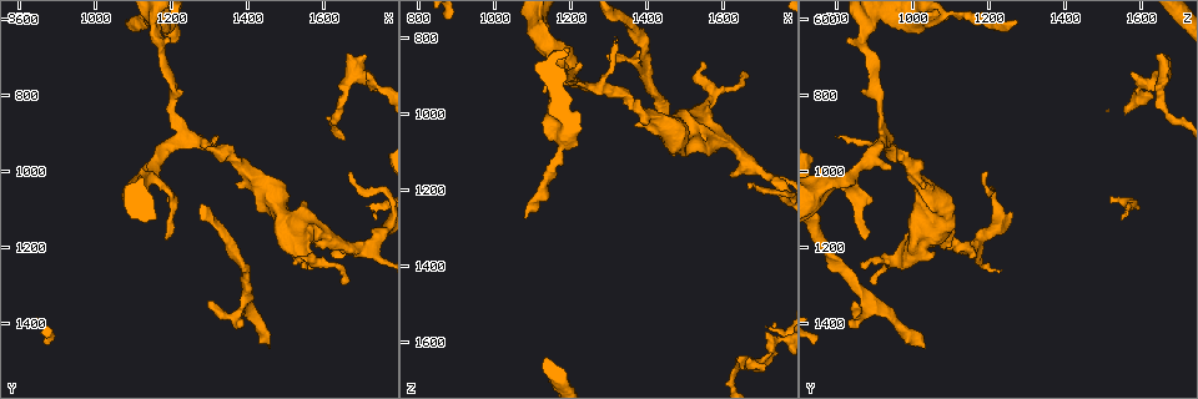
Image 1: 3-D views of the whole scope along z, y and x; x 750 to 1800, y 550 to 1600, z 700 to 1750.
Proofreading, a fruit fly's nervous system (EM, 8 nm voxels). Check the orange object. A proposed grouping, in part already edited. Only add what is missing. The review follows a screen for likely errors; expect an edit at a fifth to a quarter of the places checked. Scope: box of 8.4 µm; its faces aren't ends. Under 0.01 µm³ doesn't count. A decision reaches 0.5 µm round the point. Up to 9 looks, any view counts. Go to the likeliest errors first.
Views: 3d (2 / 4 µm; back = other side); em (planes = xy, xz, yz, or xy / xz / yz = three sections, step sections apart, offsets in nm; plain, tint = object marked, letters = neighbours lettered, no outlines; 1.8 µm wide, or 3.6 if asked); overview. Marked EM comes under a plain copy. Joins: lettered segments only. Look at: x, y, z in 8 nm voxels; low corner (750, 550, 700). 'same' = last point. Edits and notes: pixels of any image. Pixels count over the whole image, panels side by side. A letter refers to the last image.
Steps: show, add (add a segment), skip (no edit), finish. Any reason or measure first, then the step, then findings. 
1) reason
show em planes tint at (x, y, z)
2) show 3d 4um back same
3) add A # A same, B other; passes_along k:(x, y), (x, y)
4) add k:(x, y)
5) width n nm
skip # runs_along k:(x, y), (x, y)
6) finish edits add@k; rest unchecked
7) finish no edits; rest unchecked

free end
show 3d 2um at (1465, 1470, 1035)

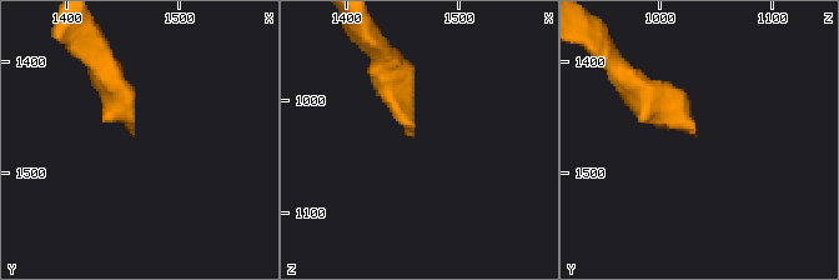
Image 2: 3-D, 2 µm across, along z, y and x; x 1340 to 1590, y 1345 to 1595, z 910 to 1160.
show em xy step 16 tint at (1460, 1466, 1026)

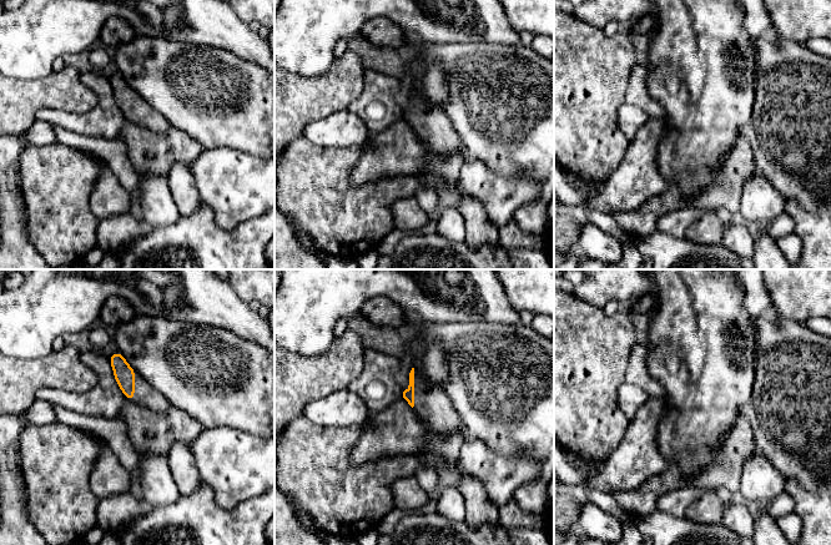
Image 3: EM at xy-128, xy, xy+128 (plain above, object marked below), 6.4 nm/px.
show em planes letters same

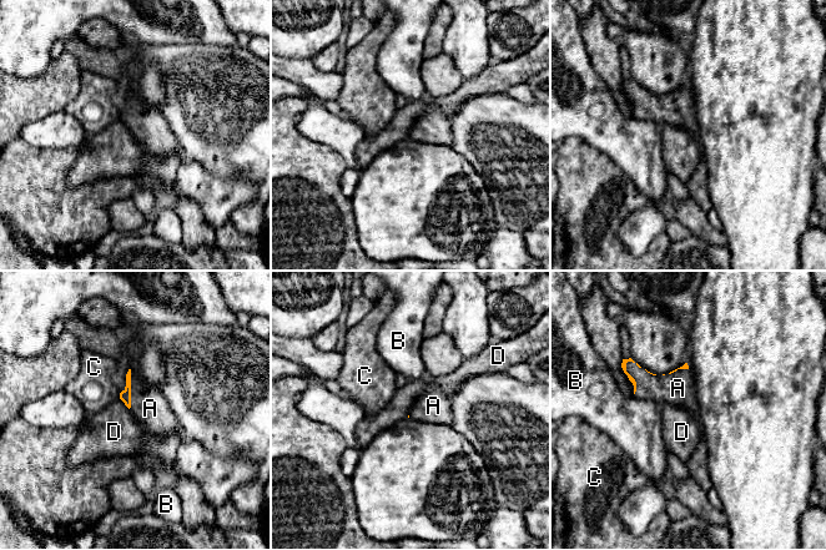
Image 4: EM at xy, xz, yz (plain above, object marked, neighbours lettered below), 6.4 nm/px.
add A # A same, B other, C other, D other; it goes on there

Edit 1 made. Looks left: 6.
see it whole again
show overview

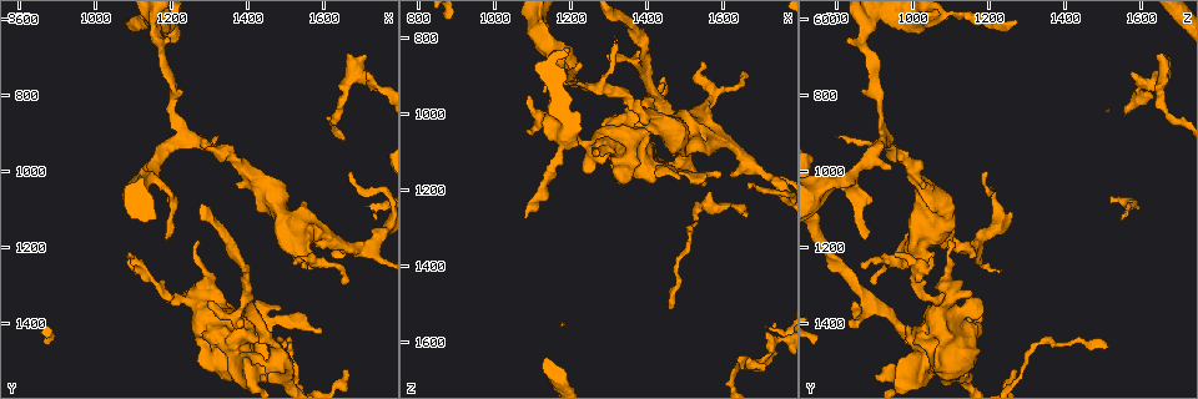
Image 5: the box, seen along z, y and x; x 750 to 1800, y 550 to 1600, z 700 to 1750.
sudden change in width
show 3d 2um back at (1155, 635, 880)

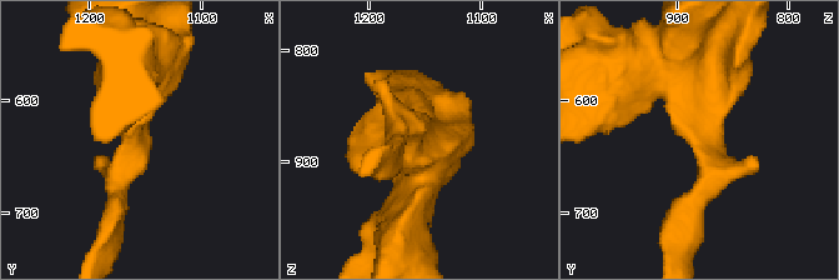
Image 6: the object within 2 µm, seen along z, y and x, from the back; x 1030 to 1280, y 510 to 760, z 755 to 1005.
show em planes letters at (1162, 630, 880)

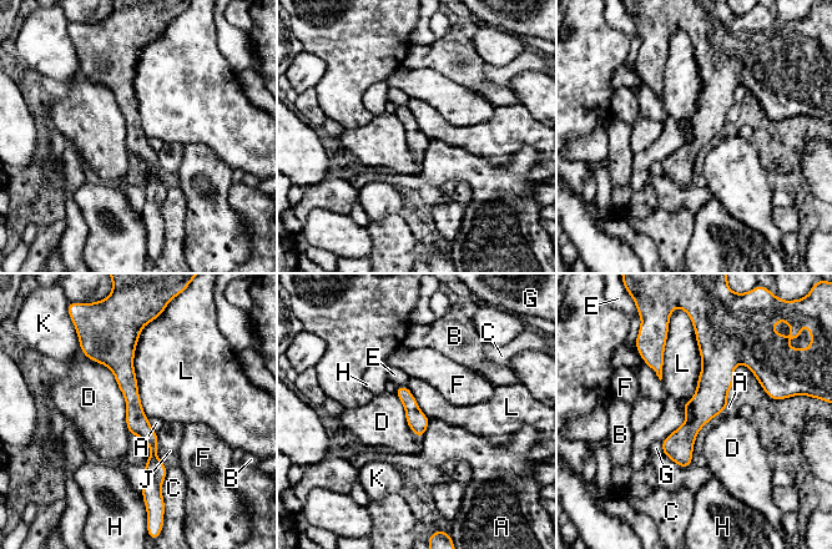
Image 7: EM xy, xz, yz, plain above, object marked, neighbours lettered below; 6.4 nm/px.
longest_contact L 750 nm
skip # A other, B other, C other, D other, E other, F other, G other, H other, J other, K other, L other; no lettered segment goes on from it

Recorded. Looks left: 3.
free end
show 3d 2um at (1305, 1345, 855)

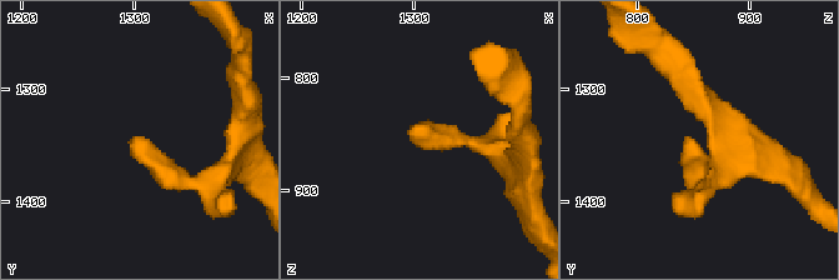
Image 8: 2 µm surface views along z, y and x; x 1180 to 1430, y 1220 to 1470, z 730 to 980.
show em planes letters at (1306, 1344, 852)

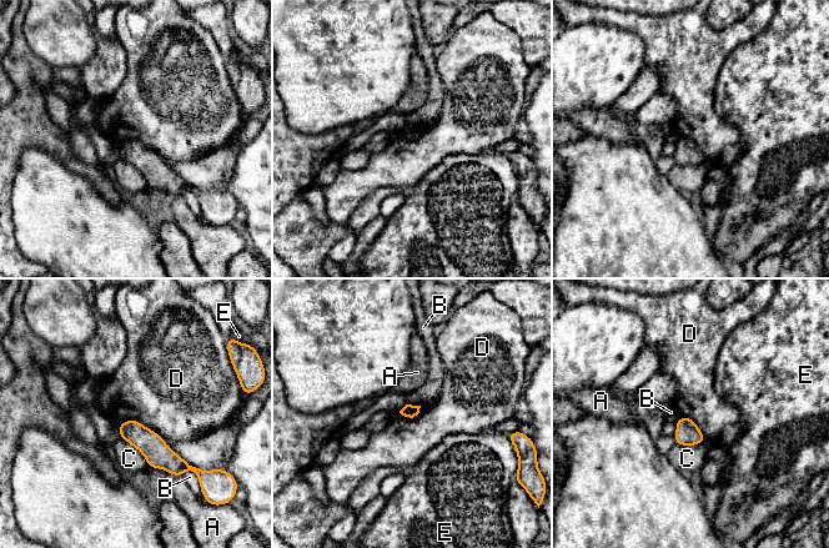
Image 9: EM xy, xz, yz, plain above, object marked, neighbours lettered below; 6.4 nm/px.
skip # A other, B other, C other, D other, E other; none of them fits

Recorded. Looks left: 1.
finish edits add@4; rest unchecked

